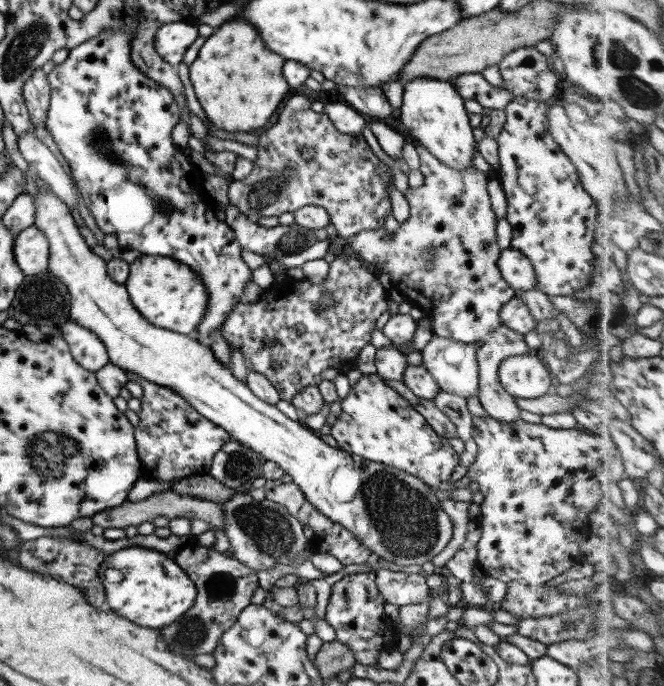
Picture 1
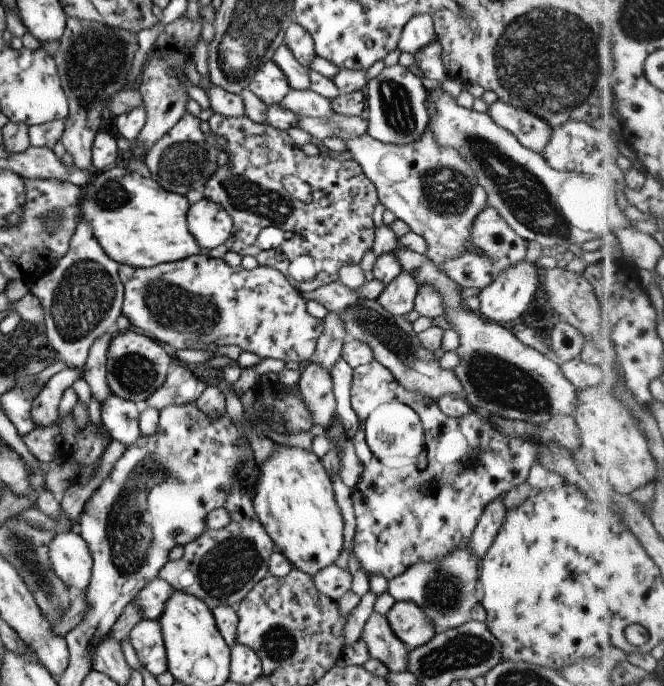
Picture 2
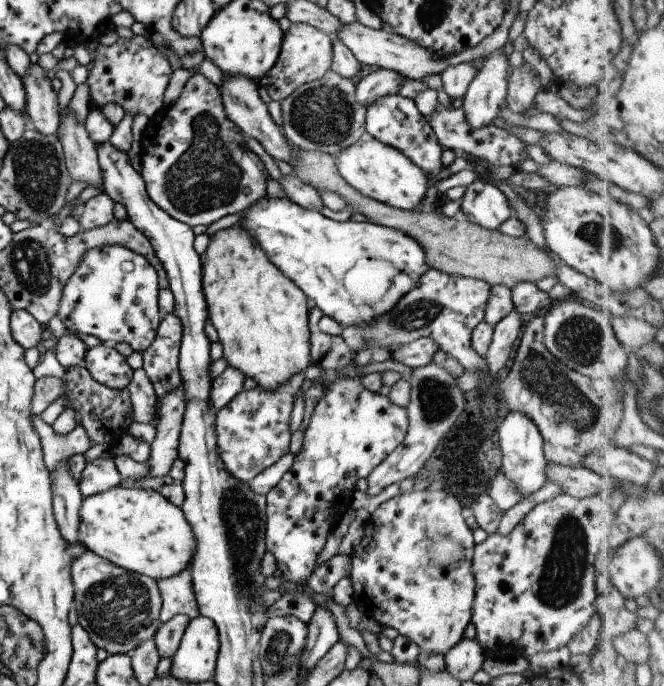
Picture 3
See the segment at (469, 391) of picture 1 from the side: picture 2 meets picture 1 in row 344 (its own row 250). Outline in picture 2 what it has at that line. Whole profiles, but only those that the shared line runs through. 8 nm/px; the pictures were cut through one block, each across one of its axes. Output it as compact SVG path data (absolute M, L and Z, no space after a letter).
M426 127L417 139L408 144L385 143L368 134L351 137L346 144L353 160L361 166L368 180L376 187L380 204L424 238L427 246L425 255L437 267L472 248L471 228L479 213L488 206L487 192L464 157L453 148L440 147L430 127Z

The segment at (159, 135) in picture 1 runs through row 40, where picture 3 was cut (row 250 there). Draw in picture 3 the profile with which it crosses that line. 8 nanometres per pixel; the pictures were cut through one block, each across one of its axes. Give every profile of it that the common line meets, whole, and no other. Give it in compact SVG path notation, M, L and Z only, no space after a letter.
M122 245L94 247L82 255L74 274L64 285L57 315L72 332L90 334L104 344L126 342L143 353L152 343L162 319L156 269L144 256Z

